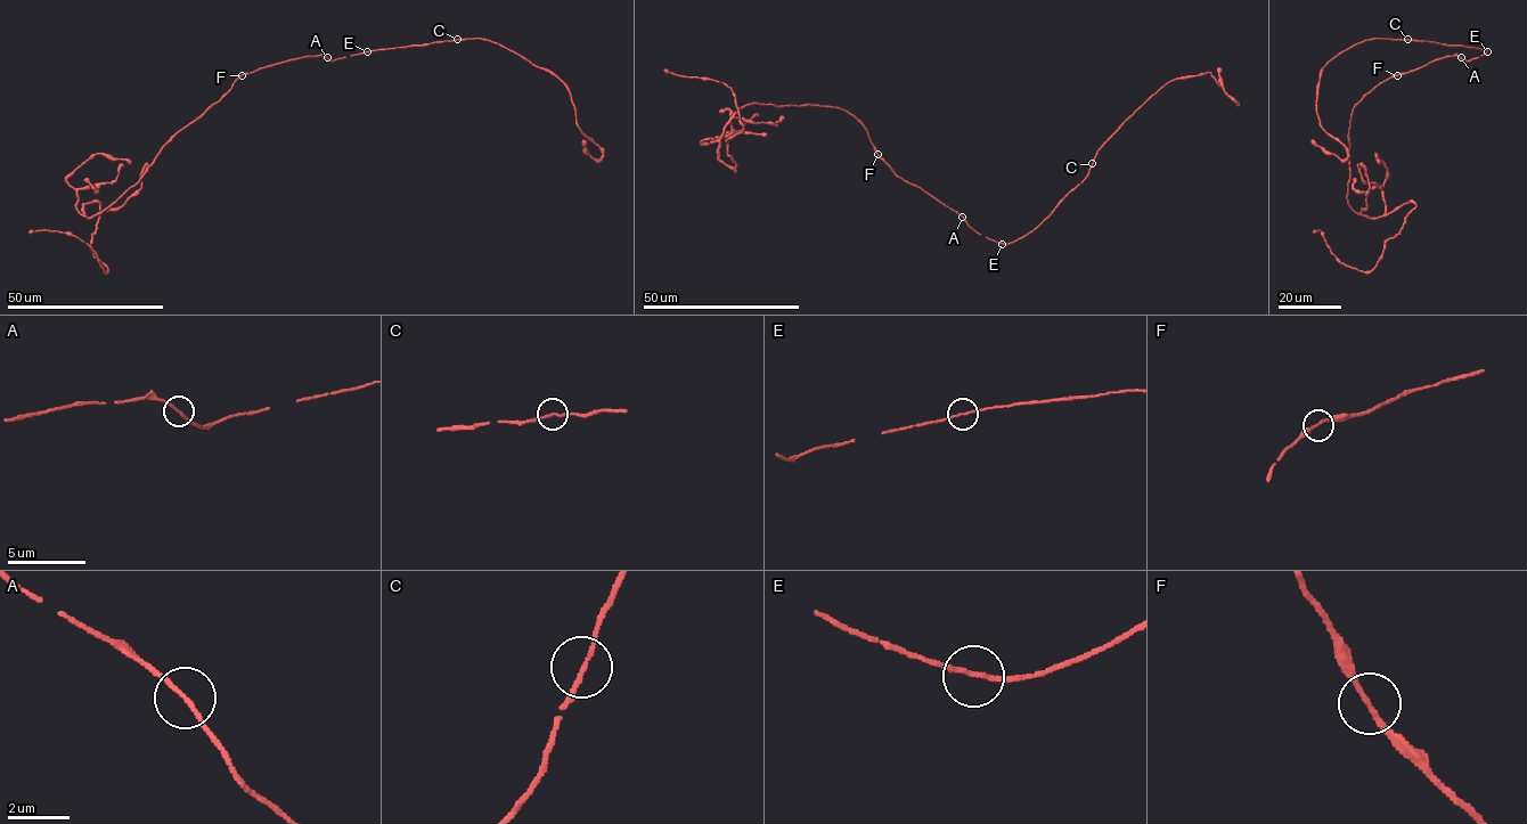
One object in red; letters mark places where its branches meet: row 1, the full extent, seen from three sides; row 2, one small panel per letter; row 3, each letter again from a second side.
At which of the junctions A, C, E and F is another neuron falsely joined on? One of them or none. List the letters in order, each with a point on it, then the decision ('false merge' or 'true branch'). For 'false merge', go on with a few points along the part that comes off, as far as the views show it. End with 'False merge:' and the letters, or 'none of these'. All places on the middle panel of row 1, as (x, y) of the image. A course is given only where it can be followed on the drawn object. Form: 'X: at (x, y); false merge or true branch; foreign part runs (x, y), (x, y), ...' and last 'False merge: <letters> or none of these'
A: at (962, 217); true branch
C: at (1092, 163); true branch
E: at (1002, 244); true branch
F: at (878, 154); true branch
False merge: none of these

